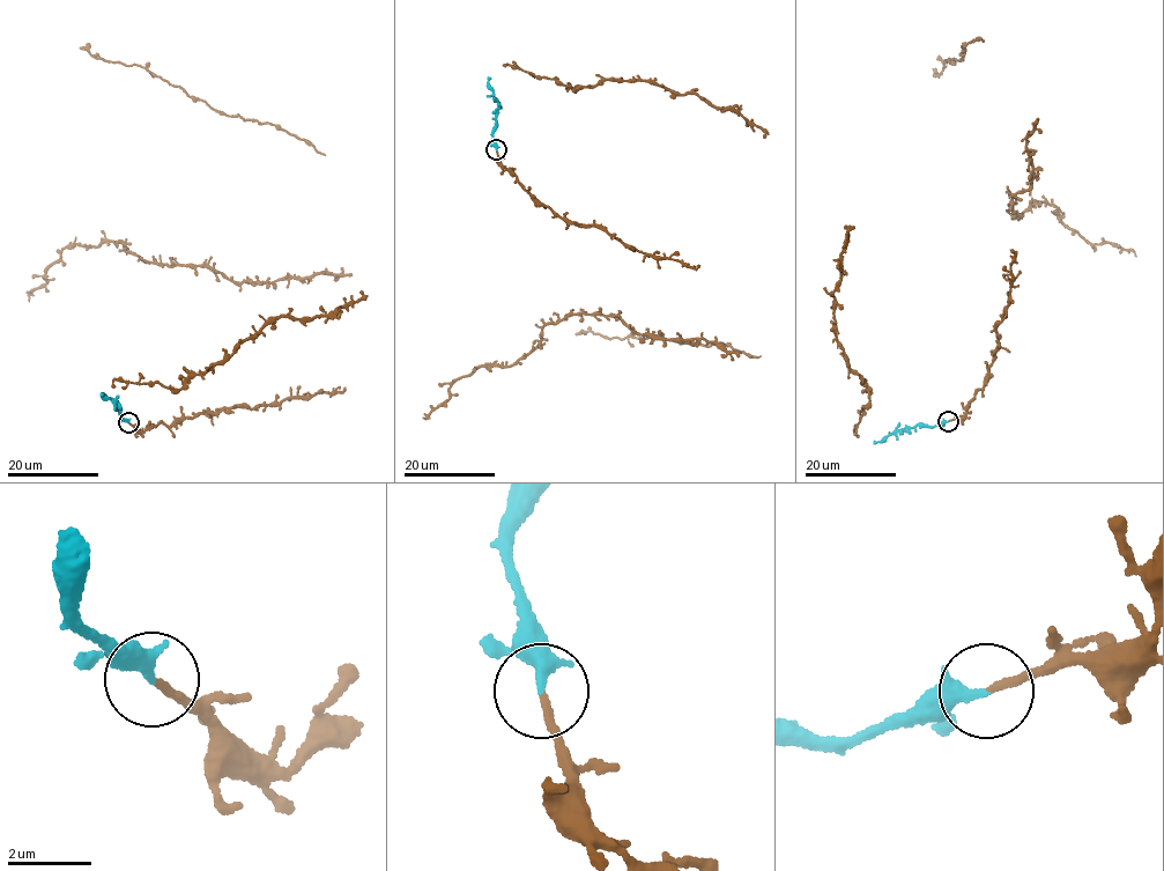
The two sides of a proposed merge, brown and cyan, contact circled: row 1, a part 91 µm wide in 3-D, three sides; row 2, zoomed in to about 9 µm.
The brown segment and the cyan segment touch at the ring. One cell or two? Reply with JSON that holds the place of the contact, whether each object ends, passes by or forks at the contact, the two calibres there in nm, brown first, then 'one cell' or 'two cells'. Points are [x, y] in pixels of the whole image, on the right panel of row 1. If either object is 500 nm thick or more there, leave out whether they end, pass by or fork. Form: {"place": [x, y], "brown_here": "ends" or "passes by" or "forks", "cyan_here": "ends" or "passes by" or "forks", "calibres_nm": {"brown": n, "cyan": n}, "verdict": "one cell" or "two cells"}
{"place": [948, 421], "brown_here": "ends", "cyan_here": "ends", "calibres_nm": {"brown": 150, "cyan": 320}, "verdict": "one cell"}

